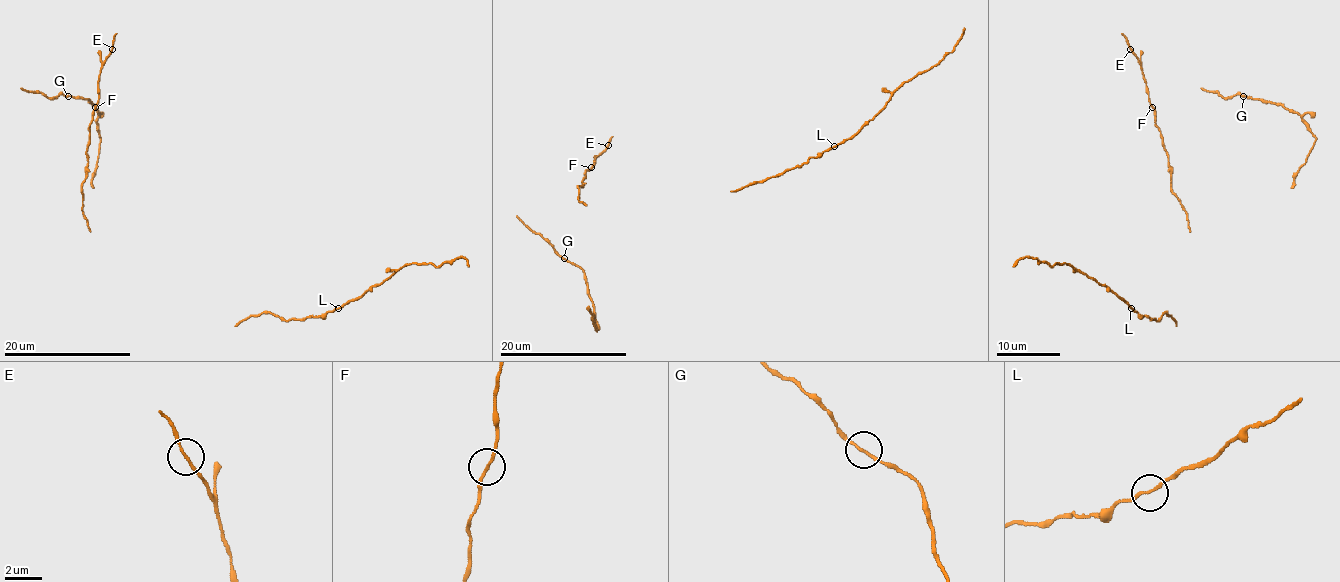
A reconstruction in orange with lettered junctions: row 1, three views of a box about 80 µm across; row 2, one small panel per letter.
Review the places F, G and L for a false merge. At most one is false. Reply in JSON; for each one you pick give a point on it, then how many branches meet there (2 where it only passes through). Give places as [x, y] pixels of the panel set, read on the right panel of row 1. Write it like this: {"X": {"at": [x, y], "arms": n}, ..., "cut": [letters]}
{"cut": []}

